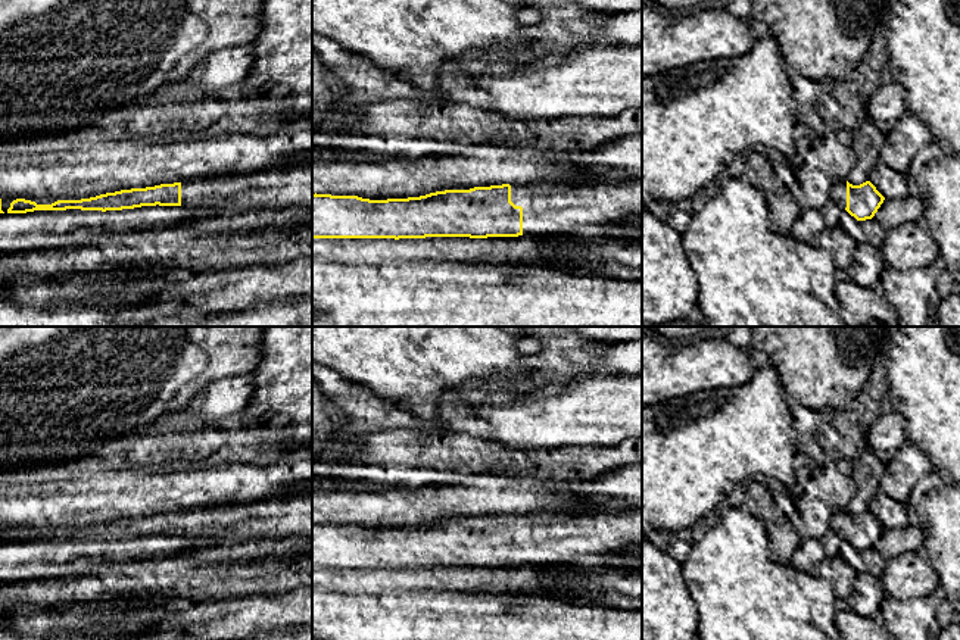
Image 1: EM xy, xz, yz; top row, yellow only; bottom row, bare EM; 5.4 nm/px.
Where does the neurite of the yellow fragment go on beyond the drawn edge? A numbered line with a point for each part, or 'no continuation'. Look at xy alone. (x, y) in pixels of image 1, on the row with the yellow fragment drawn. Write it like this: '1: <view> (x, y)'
1: xy (292, 186)

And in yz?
1: yz (838, 193)

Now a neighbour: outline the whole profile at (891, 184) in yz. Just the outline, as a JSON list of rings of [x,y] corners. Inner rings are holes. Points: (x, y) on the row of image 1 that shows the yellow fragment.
[[[878,159],[872,169],[870,182],[885,199],[898,200],[908,196],[906,174],[889,168],[880,159]]]

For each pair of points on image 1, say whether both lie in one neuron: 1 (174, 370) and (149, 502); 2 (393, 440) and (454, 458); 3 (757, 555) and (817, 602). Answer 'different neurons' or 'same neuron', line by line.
1: different neurons
2: same neuron
3: same neuron

